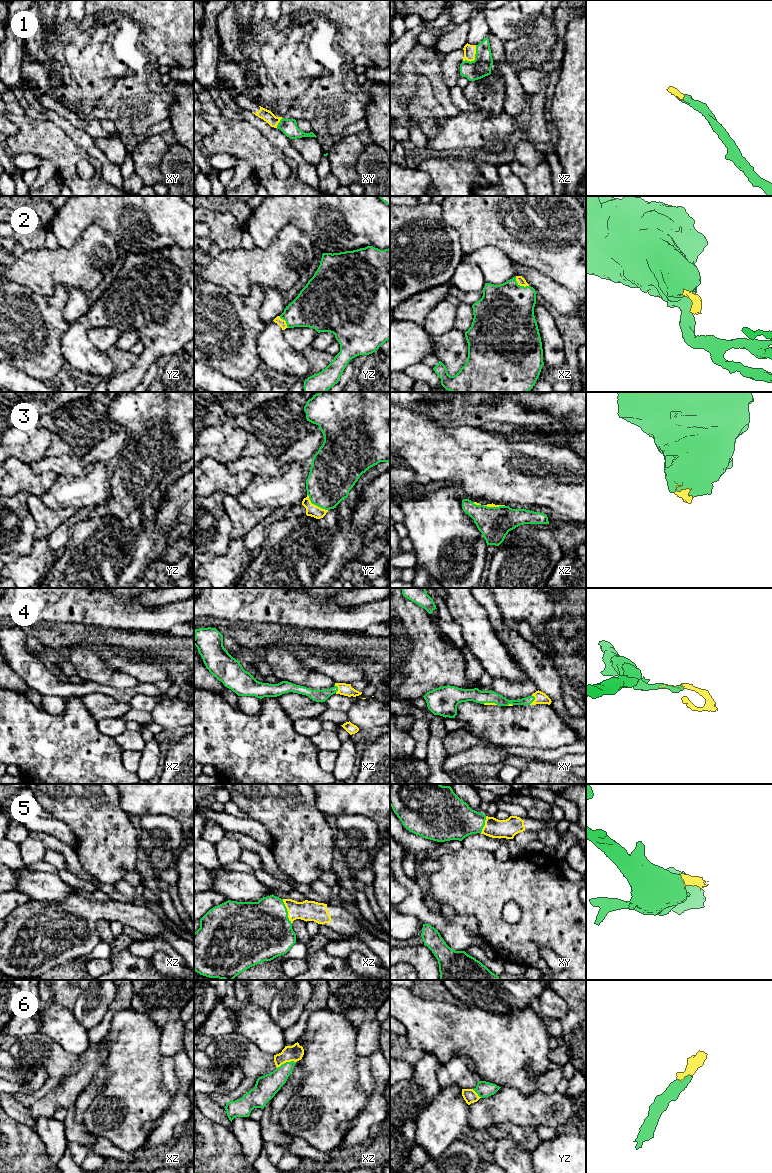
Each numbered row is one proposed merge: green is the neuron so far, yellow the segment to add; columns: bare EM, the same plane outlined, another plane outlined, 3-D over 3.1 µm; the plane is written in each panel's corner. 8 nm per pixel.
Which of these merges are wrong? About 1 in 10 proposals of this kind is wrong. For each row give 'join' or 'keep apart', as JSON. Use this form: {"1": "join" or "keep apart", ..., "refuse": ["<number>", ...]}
{"1": "join", "2": "join", "3": "join", "4": "join", "5": "join", "6": "join", "refuse": []}

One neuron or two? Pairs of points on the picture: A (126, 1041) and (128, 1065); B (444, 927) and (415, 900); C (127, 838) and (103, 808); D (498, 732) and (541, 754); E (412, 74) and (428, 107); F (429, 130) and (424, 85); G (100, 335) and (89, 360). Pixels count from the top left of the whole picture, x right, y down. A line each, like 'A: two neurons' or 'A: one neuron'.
A: one neuron
B: one neuron
C: one neuron
D: two neurons
E: two neurons
F: one neuron
G: two neurons

